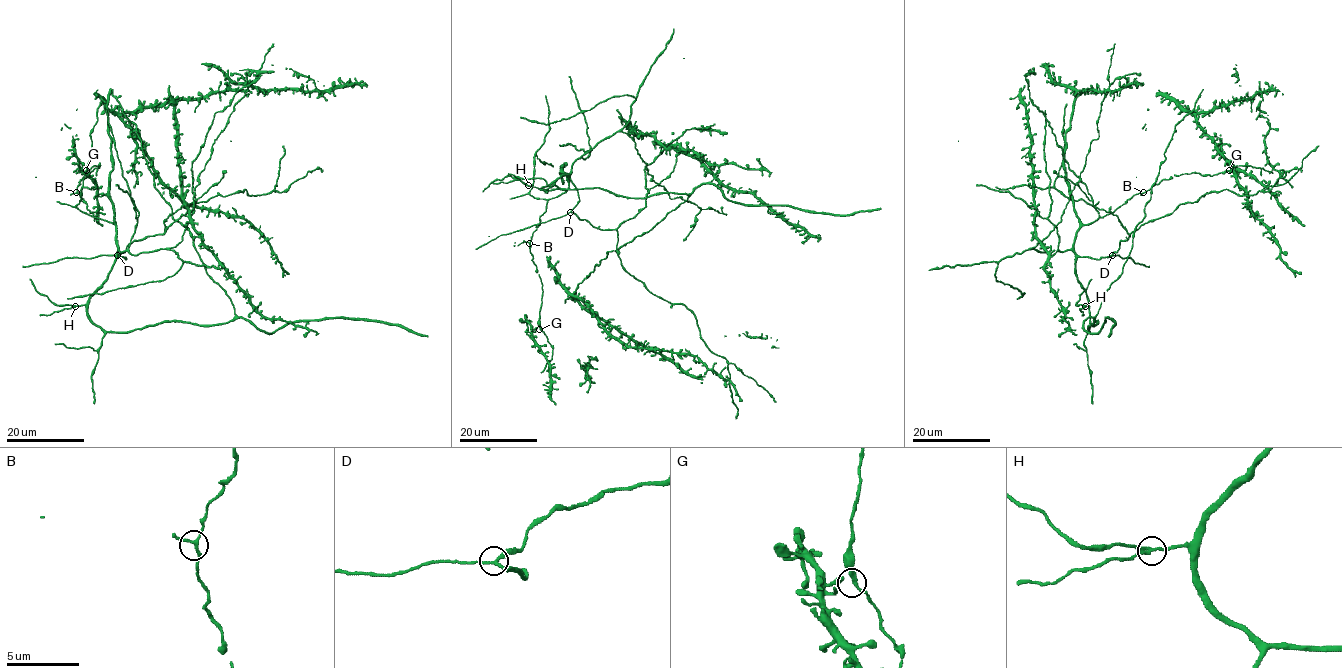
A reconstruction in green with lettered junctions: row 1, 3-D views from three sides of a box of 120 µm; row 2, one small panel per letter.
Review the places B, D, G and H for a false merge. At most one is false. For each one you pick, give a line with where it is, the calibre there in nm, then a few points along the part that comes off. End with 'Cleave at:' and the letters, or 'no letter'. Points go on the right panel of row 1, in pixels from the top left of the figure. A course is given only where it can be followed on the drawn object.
H: (1085, 306) | 190 nm
Cleave at: H

